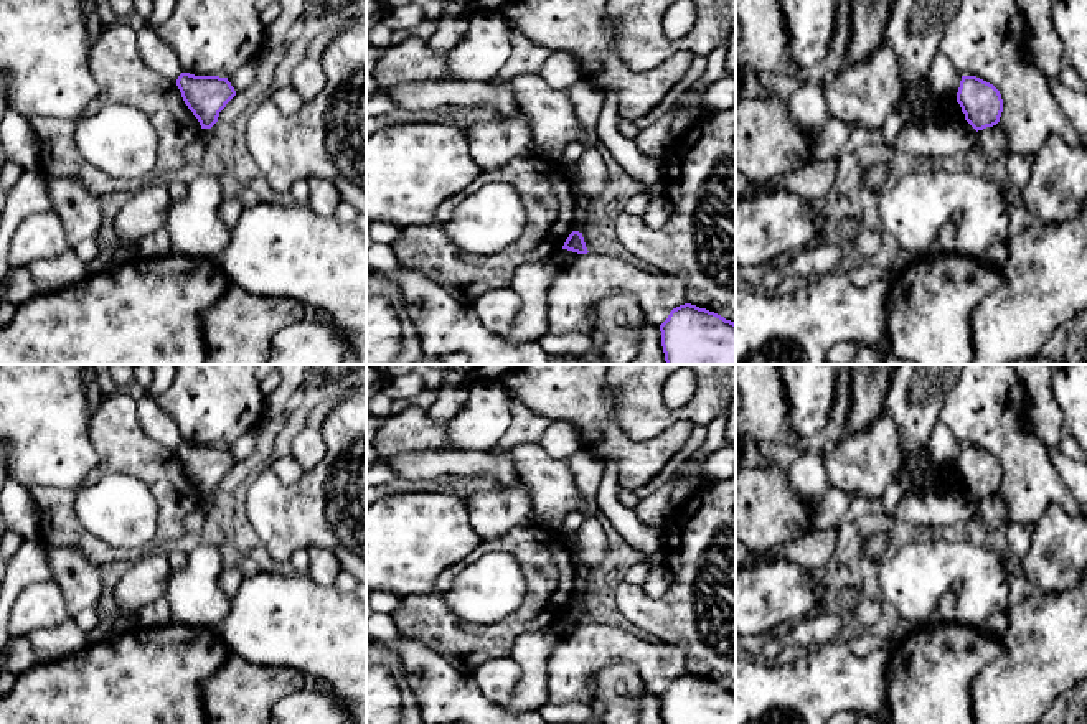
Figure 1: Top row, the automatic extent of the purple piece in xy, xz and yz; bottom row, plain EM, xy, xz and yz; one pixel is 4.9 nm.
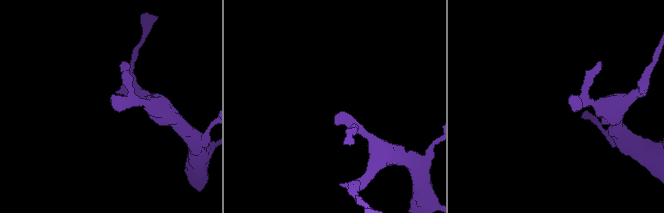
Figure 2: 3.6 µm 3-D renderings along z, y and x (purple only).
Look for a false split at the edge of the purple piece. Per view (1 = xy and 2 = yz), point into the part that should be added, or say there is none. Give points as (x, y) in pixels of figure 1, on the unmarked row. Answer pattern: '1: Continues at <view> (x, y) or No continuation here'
1: No continuation here
2: No continuation here

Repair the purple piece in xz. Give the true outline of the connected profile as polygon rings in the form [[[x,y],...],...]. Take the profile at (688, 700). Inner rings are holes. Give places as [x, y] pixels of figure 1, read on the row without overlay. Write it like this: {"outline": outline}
{"outline": [[[691,673],[673,678],[660,701],[665,724],[736,724],[736,693]]]}

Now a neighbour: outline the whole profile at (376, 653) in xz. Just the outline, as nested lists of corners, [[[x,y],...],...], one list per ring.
[[[369,640],[366,645],[366,666],[374,665],[381,665],[396,675],[402,673],[401,658],[393,650]]]

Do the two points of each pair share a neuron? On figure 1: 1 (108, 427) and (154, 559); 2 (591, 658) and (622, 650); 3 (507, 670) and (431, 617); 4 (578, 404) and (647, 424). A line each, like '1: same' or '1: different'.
1: different
2: same
3: different
4: different

